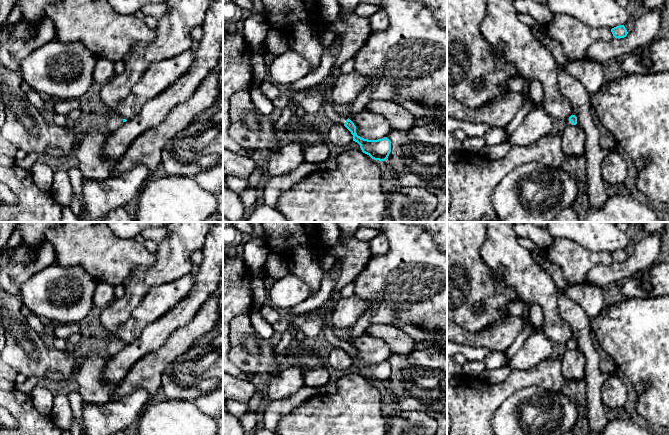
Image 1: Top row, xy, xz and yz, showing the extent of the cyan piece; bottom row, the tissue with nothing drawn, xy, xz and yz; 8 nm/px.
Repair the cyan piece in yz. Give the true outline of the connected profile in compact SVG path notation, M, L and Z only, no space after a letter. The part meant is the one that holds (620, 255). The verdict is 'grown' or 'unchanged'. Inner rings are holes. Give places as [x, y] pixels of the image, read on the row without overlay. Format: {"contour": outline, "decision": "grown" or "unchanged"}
{"contour": "M619 249L611 253L611 256L615 262L624 262L627 260L628 256L624 249Z", "decision": "unchanged"}

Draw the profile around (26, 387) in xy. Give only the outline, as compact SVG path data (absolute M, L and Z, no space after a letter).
M27 377L26 380L22 383L15 383L15 389L30 394L33 387L36 386L39 383L40 379L36 377Z

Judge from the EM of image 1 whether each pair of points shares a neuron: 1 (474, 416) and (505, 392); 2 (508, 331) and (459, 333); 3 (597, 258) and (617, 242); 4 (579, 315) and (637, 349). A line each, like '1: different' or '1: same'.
1: same
2: same
3: different
4: different

